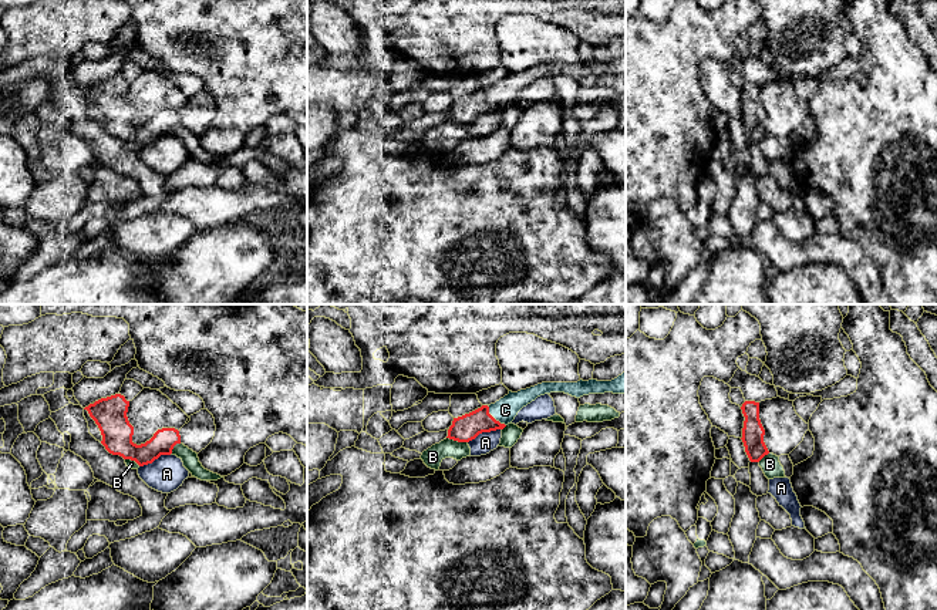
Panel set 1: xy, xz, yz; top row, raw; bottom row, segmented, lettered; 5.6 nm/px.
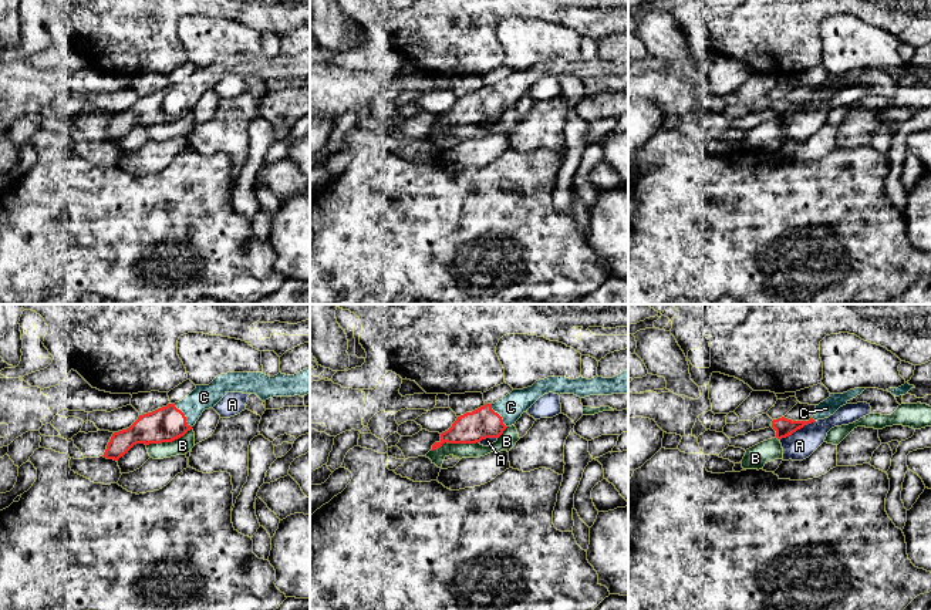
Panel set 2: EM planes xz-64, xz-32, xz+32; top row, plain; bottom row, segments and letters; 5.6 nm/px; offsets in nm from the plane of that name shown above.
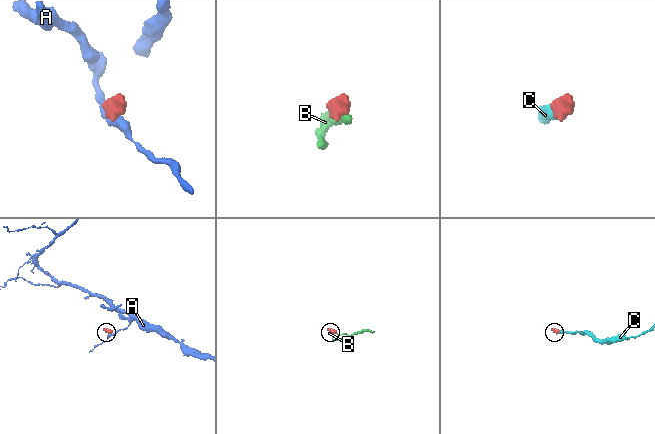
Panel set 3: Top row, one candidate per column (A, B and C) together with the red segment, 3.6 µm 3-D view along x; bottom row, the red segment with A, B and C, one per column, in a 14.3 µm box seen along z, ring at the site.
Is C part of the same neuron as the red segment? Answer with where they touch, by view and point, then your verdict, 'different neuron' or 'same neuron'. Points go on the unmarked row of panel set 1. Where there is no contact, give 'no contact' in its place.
meets red in xz at (492, 98); same neuron

